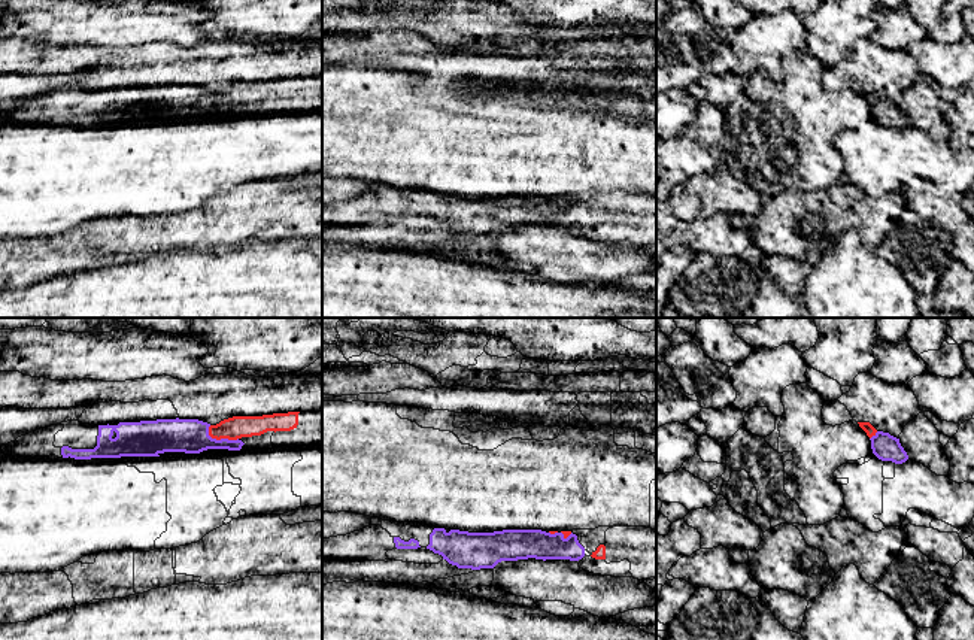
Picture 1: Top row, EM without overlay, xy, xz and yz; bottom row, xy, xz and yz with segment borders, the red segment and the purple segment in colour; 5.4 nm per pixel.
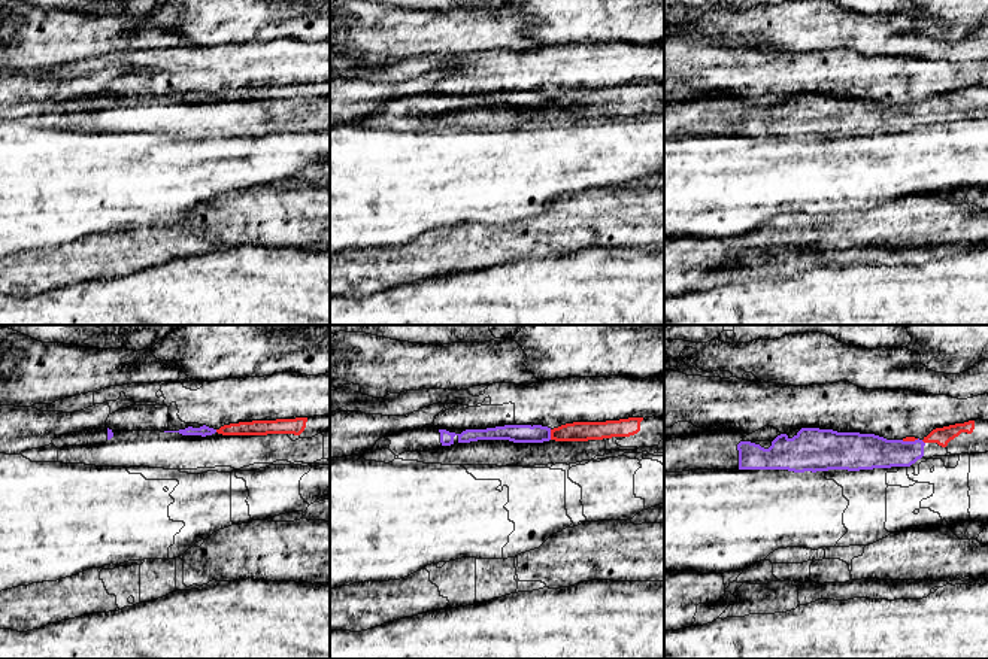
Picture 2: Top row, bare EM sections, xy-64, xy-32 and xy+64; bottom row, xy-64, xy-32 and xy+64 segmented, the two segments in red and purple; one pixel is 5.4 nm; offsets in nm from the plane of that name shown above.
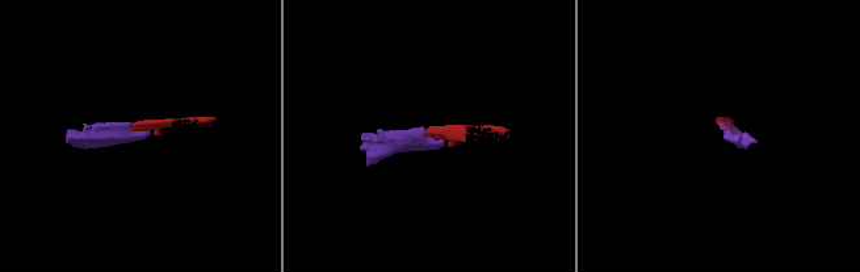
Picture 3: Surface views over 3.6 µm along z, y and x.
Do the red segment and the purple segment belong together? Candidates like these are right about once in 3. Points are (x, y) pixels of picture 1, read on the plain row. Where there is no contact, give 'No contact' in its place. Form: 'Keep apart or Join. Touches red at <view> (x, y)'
Join. Touches red at xy (220, 105)

